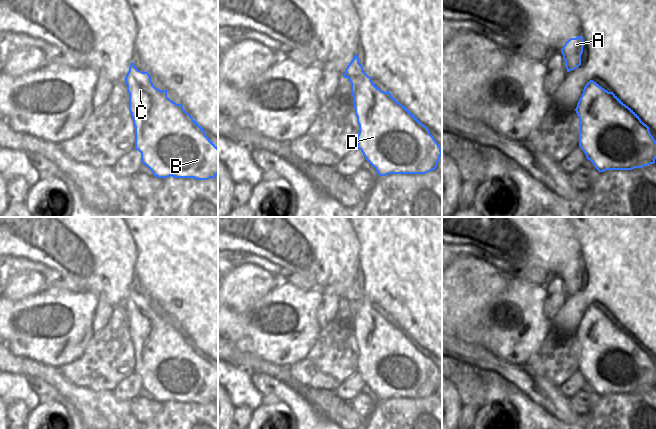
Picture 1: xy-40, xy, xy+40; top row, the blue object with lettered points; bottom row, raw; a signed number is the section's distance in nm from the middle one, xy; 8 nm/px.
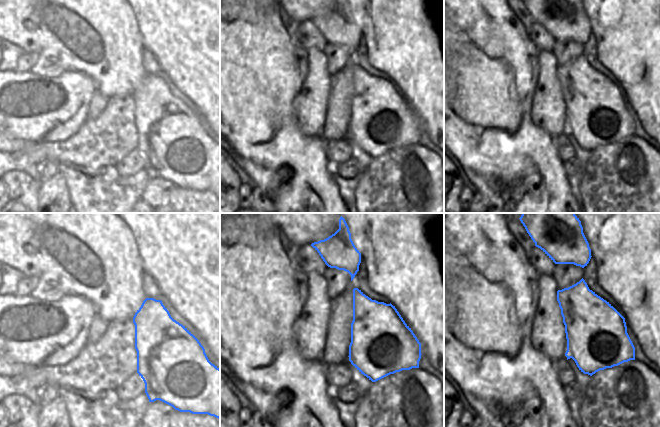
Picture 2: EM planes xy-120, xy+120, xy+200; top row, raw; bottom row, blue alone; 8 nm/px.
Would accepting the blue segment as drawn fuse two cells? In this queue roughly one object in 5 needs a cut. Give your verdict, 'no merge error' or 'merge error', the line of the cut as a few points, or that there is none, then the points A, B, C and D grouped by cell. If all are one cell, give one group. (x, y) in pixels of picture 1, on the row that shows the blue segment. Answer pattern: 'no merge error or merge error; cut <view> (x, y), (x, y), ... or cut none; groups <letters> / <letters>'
no merge error; cut none; groups A B C D

